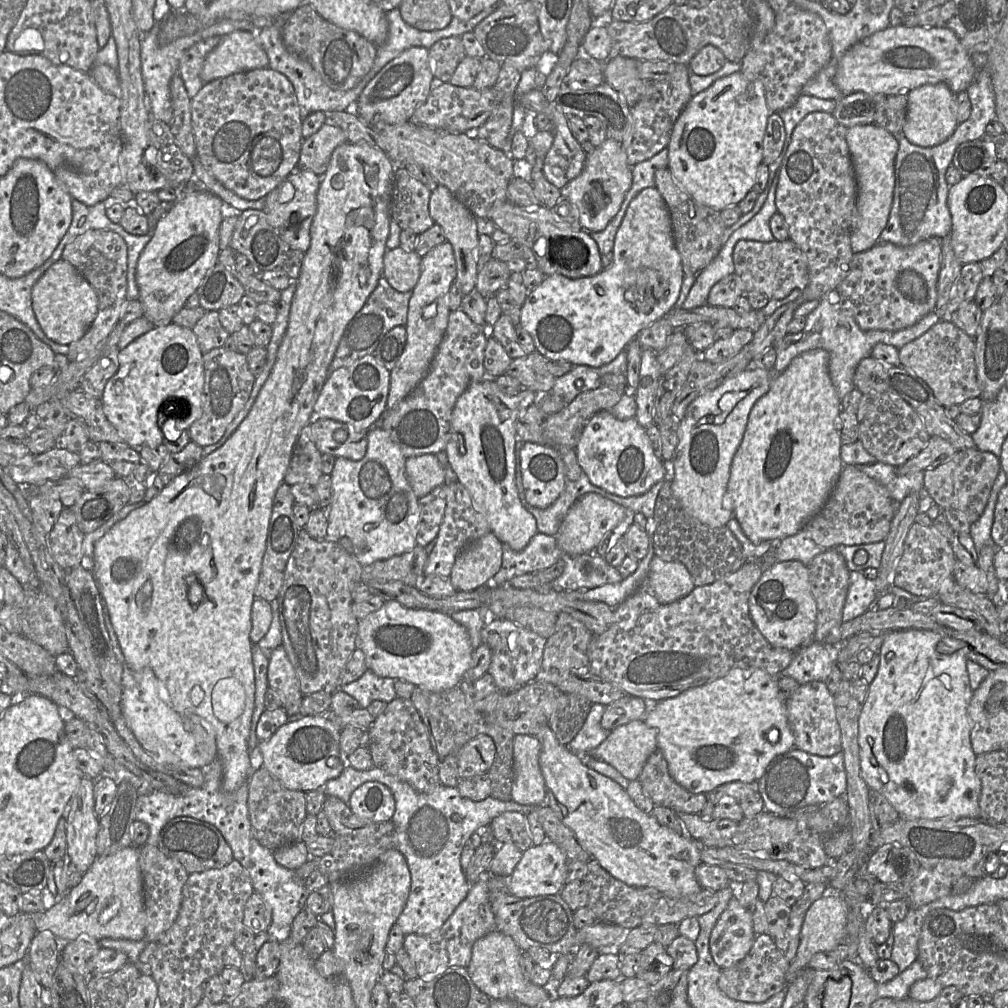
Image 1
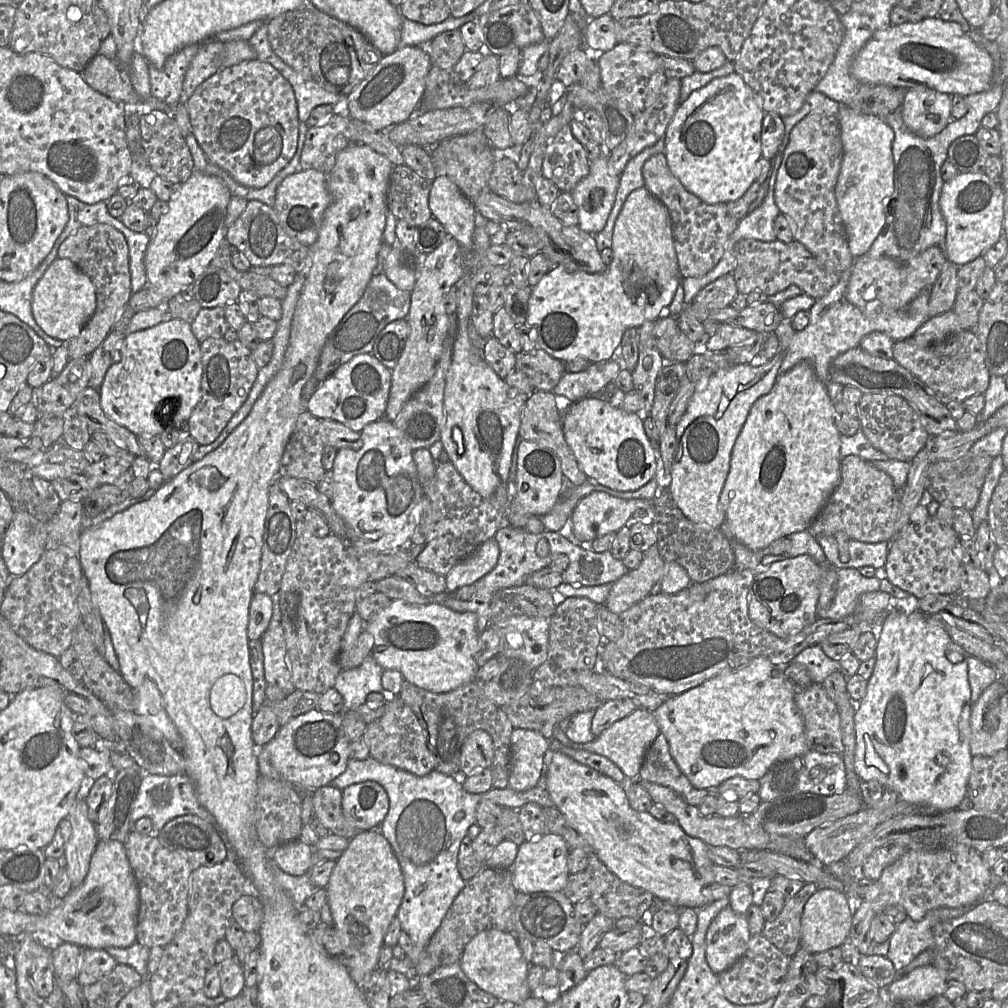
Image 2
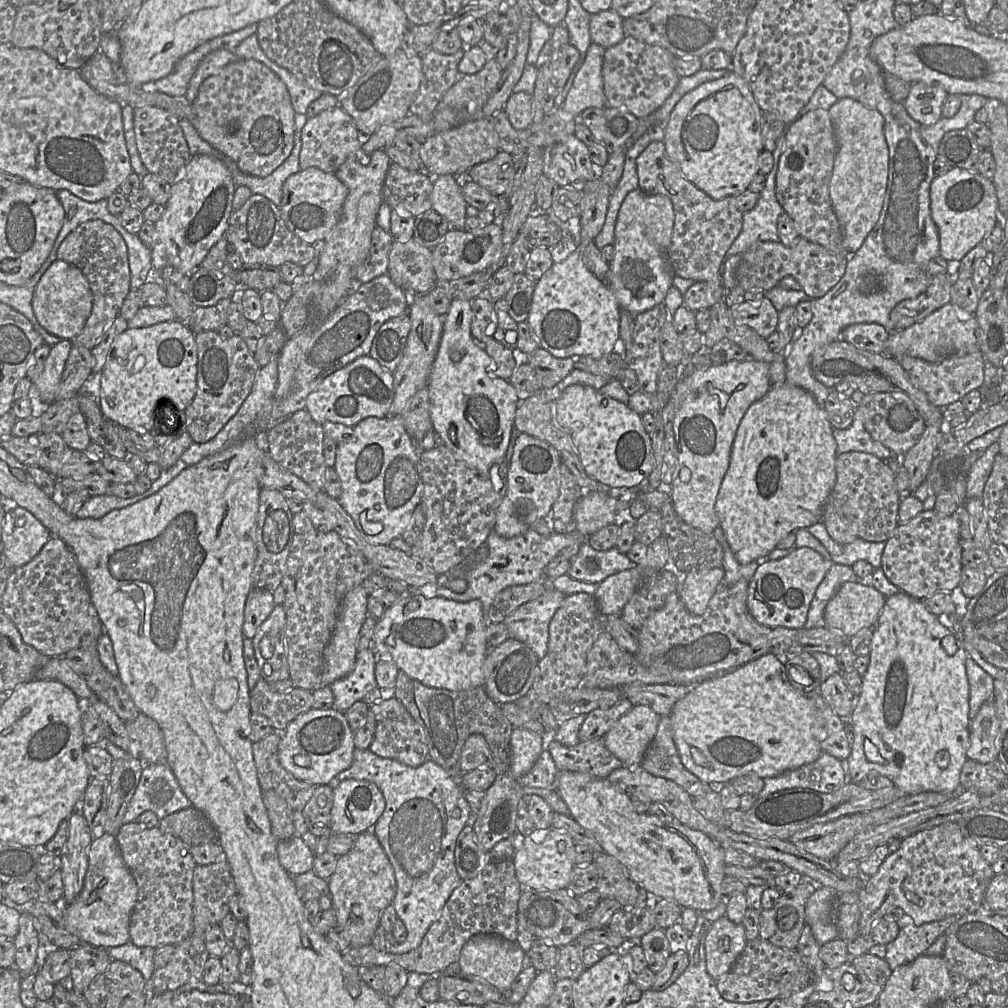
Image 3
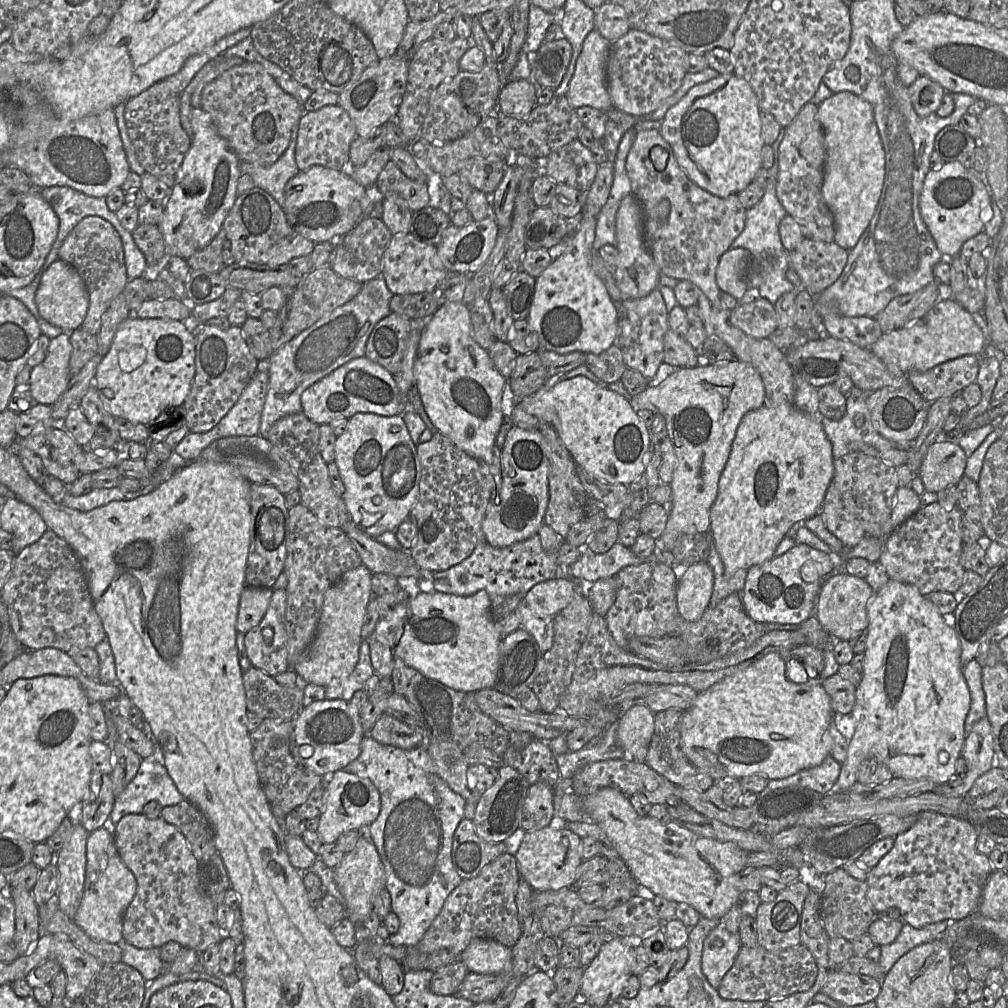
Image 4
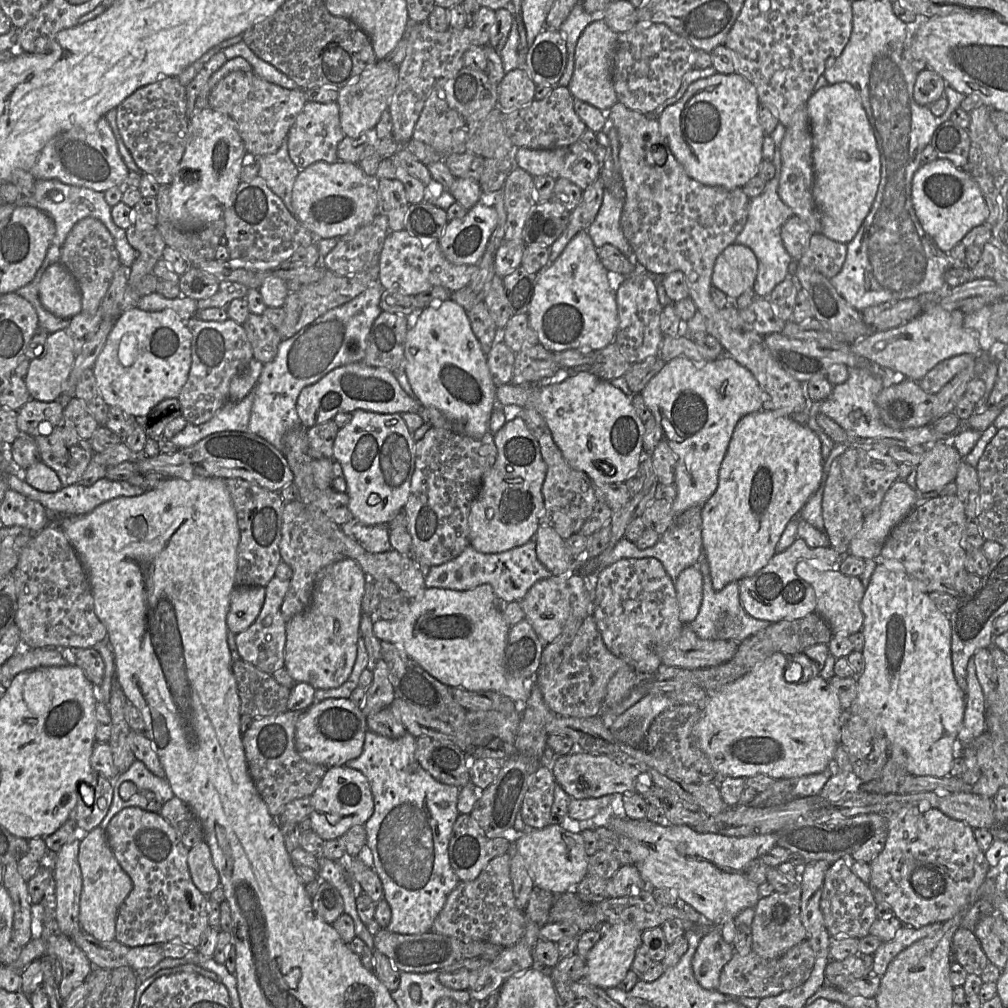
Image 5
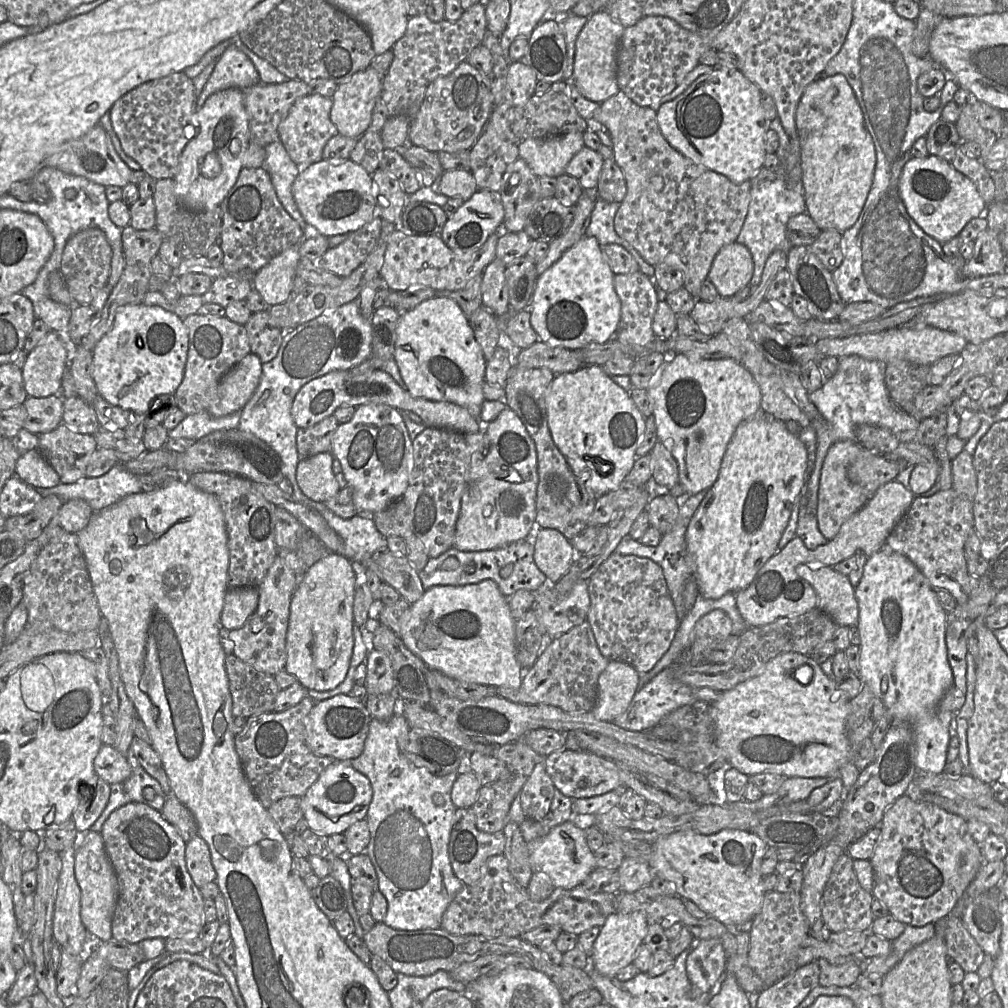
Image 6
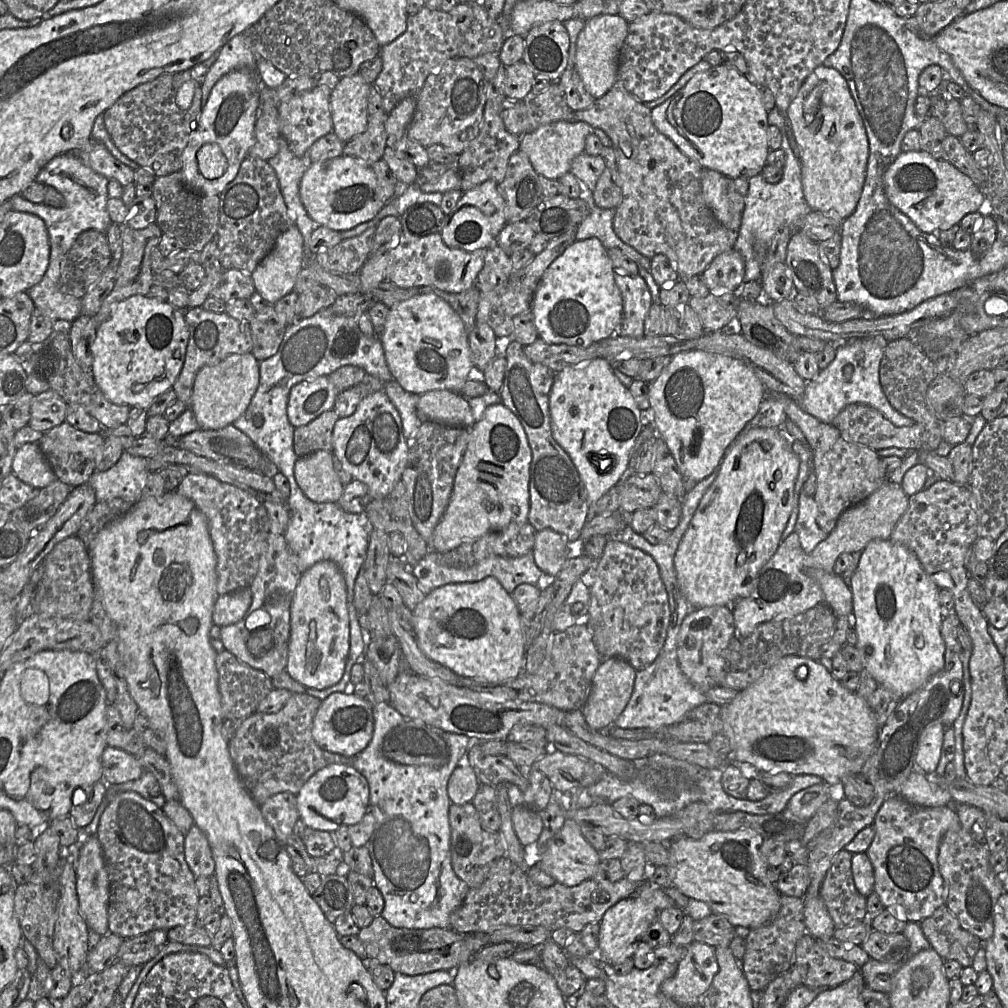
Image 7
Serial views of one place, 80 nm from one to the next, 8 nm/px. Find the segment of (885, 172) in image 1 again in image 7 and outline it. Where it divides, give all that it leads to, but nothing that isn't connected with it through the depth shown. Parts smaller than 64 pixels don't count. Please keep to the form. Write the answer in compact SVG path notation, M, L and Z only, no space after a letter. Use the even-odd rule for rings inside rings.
M823 65L815 68L791 102L786 118L800 147L807 203L813 211L837 215L842 220L849 217L856 209L864 186L869 140L844 77Z

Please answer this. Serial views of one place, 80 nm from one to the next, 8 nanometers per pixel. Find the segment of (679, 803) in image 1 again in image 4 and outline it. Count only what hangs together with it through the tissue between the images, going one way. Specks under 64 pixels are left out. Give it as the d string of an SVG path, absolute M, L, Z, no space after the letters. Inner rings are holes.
M668 708L655 713L655 727L644 763L676 785L705 791L713 785L714 779L692 764L681 749L680 725L683 712L681 709Z

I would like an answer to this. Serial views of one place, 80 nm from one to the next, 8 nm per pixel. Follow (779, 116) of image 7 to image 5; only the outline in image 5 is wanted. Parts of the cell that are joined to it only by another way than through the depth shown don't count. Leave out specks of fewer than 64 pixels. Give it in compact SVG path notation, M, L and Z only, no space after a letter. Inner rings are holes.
M779 122L772 134L775 142L775 153L773 163L775 175L768 181L763 193L750 199L747 222L742 232L737 236L734 243L748 246L756 255L758 260L758 272L753 289L758 298L768 298L773 289L789 275L789 265L792 257L786 250L781 230L784 223L794 215L792 209L786 205L779 196L779 182L781 176L781 143L786 133L786 127Z

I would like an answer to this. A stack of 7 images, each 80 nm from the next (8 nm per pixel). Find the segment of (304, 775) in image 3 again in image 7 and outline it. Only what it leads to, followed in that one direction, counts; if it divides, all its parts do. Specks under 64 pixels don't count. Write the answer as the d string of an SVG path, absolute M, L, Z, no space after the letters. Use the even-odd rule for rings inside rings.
M335 692L323 700L314 716L312 736L316 744L329 752L353 758L371 741L374 731L373 706L366 698Z

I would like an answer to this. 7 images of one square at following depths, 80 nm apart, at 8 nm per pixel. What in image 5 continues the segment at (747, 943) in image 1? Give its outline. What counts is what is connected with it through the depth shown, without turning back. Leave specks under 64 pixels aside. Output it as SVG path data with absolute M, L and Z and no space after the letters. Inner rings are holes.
M720 927L707 930L692 958L693 974L700 986L717 990L721 972L734 953L733 945L723 939Z

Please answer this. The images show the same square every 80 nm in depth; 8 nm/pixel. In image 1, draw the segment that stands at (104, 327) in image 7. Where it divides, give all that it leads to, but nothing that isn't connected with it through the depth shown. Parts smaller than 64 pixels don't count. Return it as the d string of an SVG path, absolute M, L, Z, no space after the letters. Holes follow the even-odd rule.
M173 322L154 327L124 349L119 350L118 359L118 371L106 383L101 401L107 419L128 446L139 452L139 447L143 445L155 448L163 444L160 419L162 424L175 416L177 419L187 417L192 421L201 417L204 387L203 353L191 329Z

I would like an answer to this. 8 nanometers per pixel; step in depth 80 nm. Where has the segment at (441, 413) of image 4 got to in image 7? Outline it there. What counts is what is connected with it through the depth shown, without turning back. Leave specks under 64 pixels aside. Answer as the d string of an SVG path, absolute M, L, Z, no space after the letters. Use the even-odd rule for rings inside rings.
M421 293L390 307L380 341L390 373L404 390L414 394L431 390L458 393L473 368L463 321L435 294Z

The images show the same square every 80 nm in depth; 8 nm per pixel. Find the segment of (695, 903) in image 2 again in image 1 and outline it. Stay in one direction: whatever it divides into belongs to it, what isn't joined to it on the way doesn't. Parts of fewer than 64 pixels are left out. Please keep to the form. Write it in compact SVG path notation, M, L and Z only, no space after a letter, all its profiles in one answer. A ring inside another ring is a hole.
M549 725L543 726L541 731L536 735L541 743L541 752L539 755L540 769L545 781L547 801L546 804L550 806L558 815L562 823L567 826L575 835L578 843L584 848L592 858L595 858L599 864L614 878L624 882L625 884L633 887L647 887L657 889L663 896L672 898L684 897L692 894L697 894L702 890L702 887L698 883L695 877L695 869L701 863L700 852L705 847L701 842L694 840L693 838L686 838L683 835L673 831L672 829L661 825L657 819L650 814L646 814L639 810L626 790L622 788L617 782L611 778L598 773L597 771L587 767L583 762L583 757L573 752L567 745L561 744Z

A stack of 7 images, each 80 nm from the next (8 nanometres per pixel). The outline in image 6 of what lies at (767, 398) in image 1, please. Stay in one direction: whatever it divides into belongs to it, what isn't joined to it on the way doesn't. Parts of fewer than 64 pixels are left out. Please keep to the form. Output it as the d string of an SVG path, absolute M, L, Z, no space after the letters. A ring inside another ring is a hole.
M772 416L755 417L742 422L735 430L727 447L715 484L707 491L702 503L692 517L687 532L686 544L688 551L694 556L697 567L697 583L699 594L706 599L719 599L729 592L738 592L747 588L762 566L777 552L778 543L785 531L795 501L801 497L801 490L806 483L806 470L808 466L807 449L798 436L791 434L785 426L785 422L777 420Z

